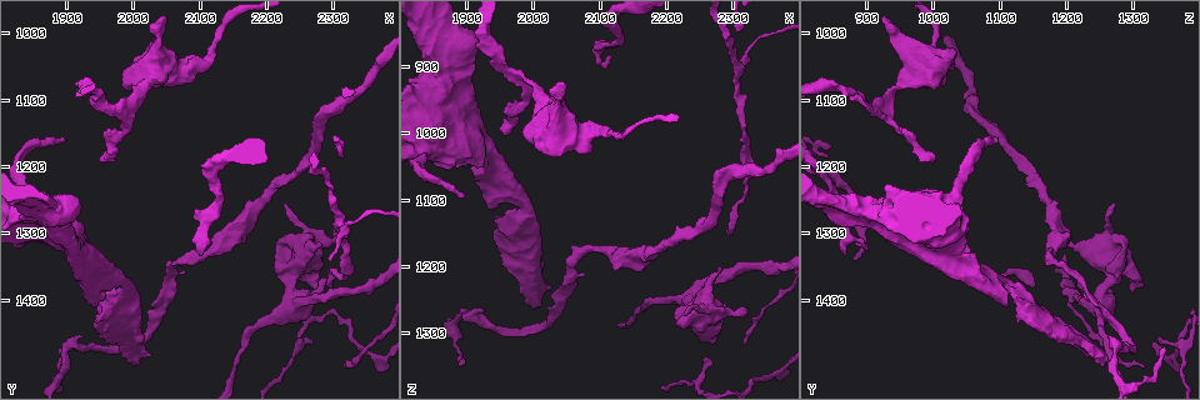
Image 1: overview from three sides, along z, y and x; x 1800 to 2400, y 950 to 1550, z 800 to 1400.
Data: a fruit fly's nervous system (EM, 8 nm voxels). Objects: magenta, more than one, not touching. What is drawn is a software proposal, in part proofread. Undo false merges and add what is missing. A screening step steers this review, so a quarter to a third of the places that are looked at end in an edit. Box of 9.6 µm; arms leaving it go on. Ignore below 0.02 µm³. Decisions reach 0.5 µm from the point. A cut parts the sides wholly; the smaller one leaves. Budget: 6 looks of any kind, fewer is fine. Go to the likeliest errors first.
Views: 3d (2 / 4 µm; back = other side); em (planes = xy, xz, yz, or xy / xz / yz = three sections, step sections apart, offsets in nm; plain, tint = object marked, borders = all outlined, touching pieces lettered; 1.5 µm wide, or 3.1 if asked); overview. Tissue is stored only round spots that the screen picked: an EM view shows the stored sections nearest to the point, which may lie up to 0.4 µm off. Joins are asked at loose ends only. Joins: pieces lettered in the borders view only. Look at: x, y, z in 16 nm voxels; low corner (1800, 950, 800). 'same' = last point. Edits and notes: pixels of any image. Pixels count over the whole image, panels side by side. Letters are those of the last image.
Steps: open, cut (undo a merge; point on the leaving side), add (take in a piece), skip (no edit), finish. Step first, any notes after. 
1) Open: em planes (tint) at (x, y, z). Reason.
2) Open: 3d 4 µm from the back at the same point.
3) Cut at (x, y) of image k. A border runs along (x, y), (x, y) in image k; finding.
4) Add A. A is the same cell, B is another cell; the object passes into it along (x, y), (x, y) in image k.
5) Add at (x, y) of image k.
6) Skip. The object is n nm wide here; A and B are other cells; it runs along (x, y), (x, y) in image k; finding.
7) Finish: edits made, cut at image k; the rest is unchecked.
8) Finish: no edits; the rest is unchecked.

Open: 3d 2 µm at (1955, 1185, 1005). An open end.

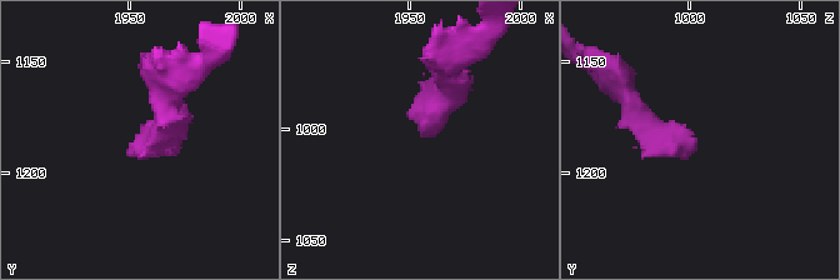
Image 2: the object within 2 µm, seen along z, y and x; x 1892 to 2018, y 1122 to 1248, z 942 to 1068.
Open: em yz step 8 (borders) at (1958, 1189, 1003).

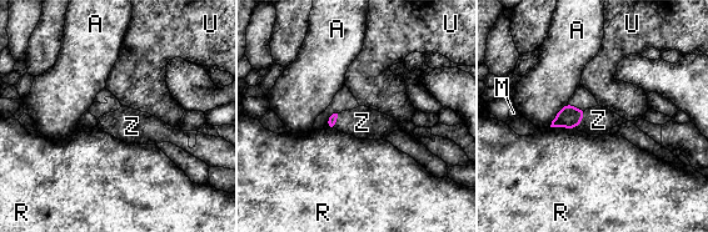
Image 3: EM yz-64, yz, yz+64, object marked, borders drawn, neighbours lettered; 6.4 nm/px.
Open: em planes (borders) at the same point.

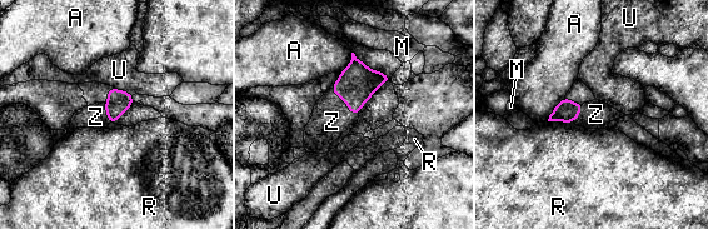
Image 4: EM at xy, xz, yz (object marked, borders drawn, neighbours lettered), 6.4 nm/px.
Add Z. Z is the same cell, A, M, R and U are other cells; the object passes into it along (355, 85), (345, 101), (332, 122) in image 4; it goes on there.

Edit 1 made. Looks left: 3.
Open: overview.

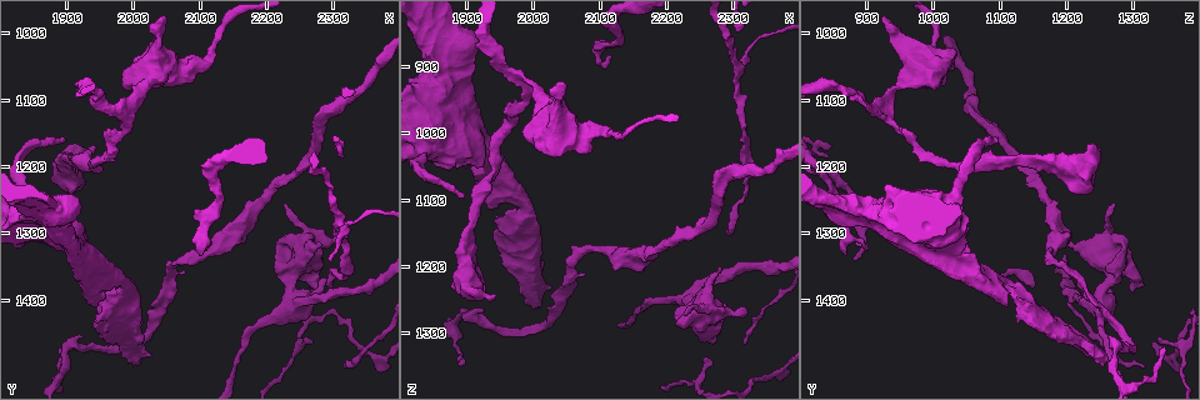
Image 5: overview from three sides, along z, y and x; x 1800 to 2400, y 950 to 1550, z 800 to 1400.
Open: 3d 2 µm at (1970, 1410, 1150). Four arms meet.

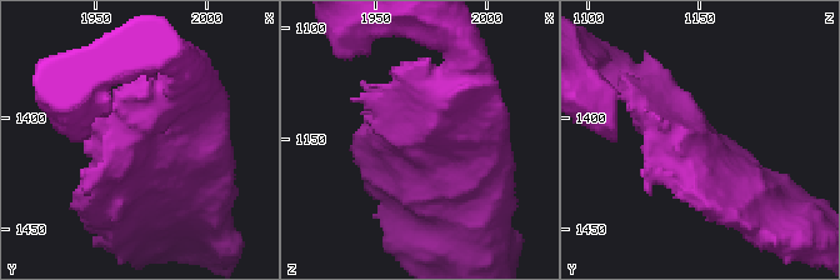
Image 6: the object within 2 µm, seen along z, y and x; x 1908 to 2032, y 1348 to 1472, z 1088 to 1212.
Open: em planes (borders) at (1970, 1411, 1146). Need the tissue.

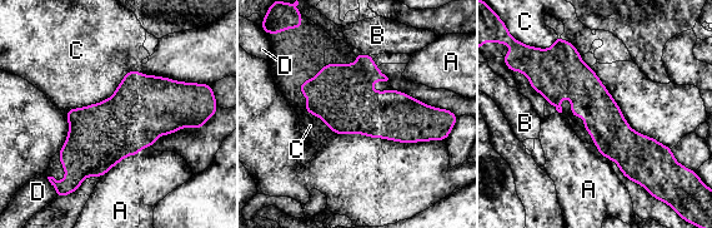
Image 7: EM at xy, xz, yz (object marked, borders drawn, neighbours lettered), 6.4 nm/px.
Skip. A, B, C and D are other cells; it runs along (572, 59), (572, 77), (641, 178) in image 7; all the same neuron.

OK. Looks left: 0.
Finish: edits made, add at image 4; the rest is unchecked.

